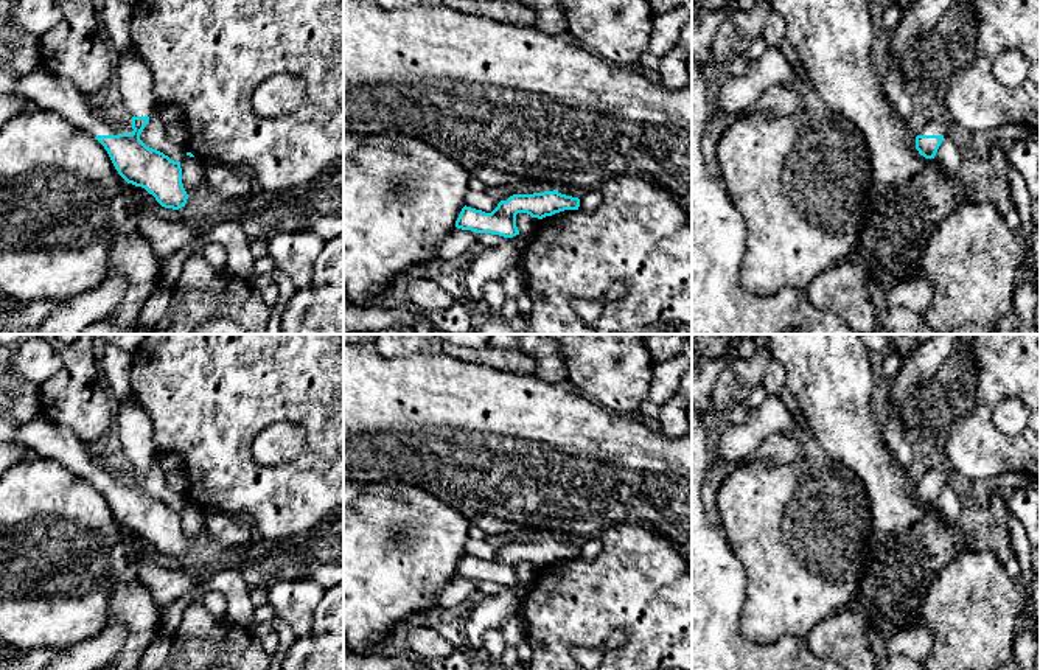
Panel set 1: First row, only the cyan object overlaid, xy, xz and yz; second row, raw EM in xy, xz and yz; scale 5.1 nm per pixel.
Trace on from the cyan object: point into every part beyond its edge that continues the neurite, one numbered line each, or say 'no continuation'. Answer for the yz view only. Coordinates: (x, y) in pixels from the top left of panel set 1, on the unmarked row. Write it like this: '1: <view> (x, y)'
1: yz (930, 476)

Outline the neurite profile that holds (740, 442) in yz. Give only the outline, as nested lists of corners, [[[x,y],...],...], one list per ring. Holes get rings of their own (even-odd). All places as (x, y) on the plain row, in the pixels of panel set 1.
[[[768,395],[759,407],[749,410],[743,423],[731,424],[721,434],[712,466],[721,462],[751,462],[760,445],[773,434],[807,438],[807,427],[801,417],[790,414],[779,395]]]

